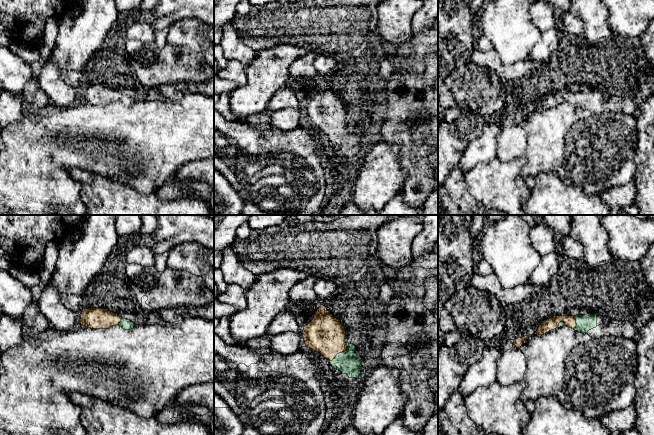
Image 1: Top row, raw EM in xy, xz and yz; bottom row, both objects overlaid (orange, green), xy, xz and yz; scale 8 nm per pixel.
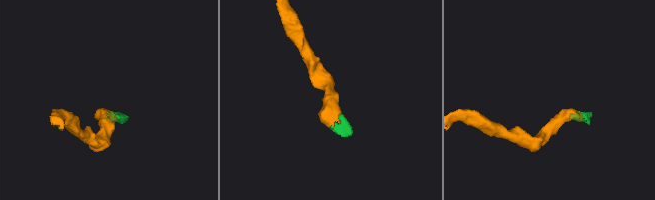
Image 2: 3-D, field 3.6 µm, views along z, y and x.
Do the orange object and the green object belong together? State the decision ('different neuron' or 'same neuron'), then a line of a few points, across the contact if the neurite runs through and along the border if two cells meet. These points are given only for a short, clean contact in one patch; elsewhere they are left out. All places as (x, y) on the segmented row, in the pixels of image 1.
same neuron | xz (325, 334), (344, 351), (344, 358), (348, 362)

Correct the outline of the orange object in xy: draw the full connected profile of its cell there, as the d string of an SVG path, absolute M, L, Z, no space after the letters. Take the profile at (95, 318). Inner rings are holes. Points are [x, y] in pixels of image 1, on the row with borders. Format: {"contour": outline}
{"contour": "M102 308L85 309L81 314L80 323L91 329L108 329L119 325L124 330L131 330L135 326L132 321Z"}

